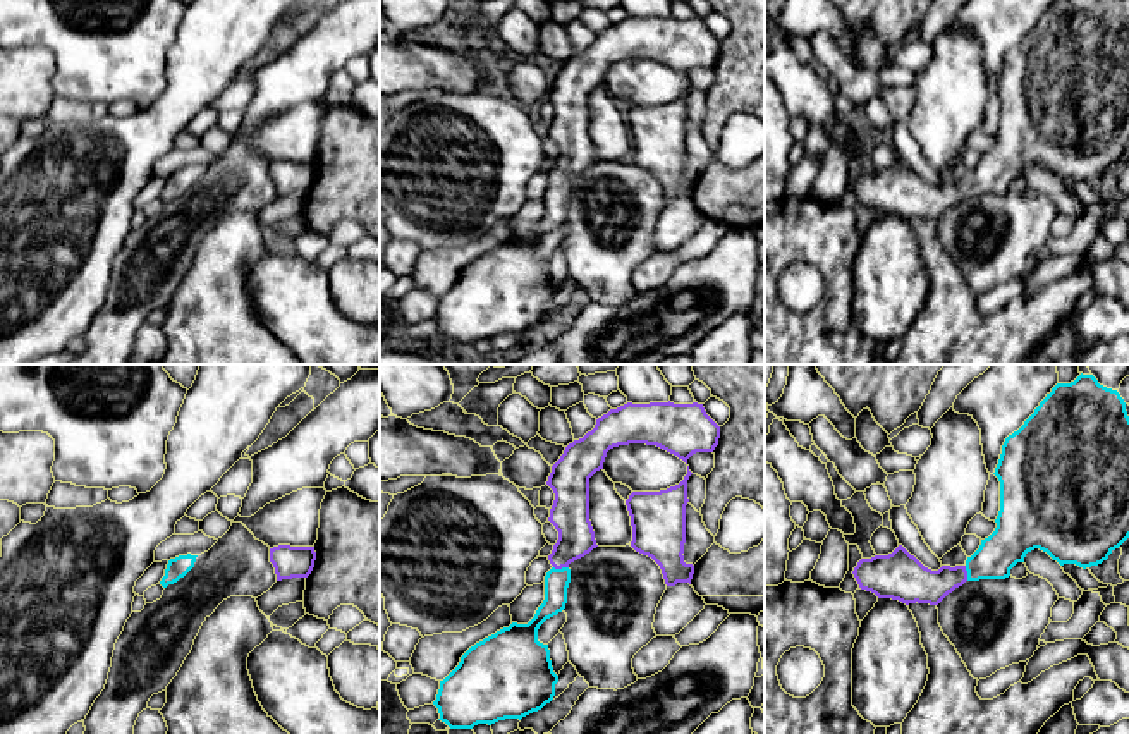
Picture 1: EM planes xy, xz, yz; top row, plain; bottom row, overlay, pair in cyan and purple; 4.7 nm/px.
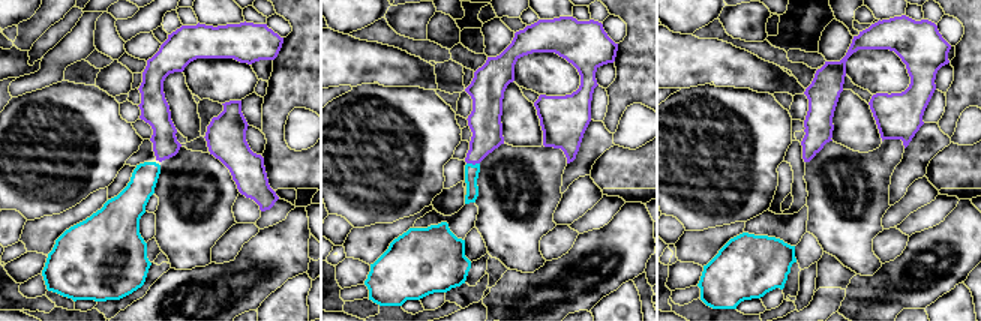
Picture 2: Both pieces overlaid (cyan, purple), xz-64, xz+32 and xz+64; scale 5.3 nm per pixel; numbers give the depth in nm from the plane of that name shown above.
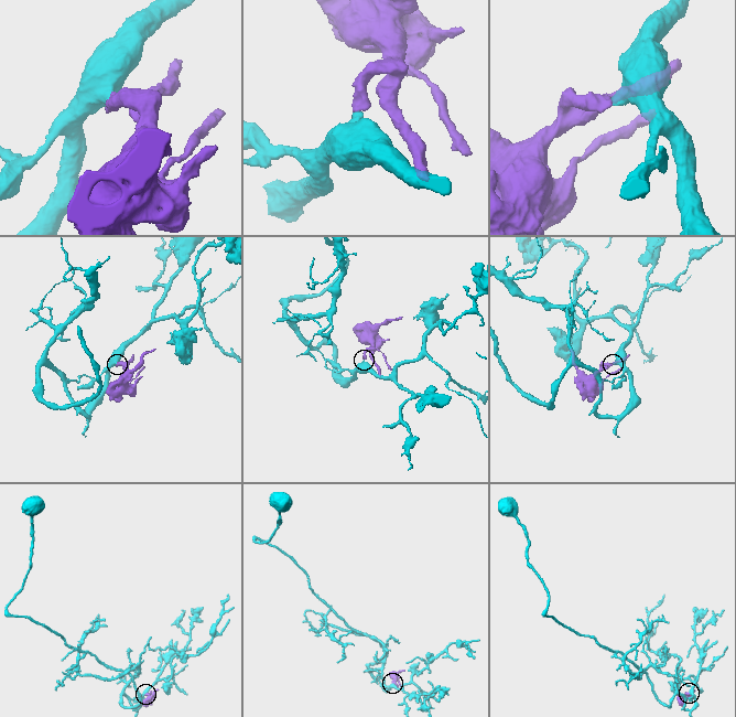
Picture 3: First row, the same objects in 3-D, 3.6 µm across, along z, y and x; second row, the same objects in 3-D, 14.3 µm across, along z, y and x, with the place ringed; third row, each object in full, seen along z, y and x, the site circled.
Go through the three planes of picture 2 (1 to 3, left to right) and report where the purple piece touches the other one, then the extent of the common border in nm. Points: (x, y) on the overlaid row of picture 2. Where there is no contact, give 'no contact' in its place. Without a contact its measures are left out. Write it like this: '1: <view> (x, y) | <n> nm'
1: no contact
2: xz+32 (471, 164) | 70 nm
3: no contact

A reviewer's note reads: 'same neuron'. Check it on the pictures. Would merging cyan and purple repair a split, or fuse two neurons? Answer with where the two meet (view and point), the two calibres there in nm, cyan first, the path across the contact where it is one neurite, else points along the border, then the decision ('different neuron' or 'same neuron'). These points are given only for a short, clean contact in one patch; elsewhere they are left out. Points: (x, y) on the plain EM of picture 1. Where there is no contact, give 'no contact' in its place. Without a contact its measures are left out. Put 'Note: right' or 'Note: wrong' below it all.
meets cyan in xz at (562, 183); 110 nm thick on the cyan side, 180 nm on the other; runs through xz (557, 196), (562, 183), (571, 131); same neuron
Note: right

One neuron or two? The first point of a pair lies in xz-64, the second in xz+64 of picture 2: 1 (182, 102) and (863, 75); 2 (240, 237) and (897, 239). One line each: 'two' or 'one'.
1: two
2: one

